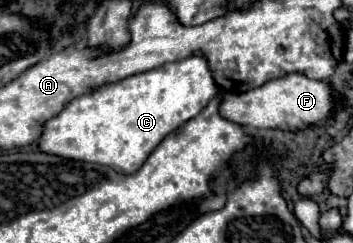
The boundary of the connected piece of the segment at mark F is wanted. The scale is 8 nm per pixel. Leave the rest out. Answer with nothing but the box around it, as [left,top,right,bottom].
[220,74,334,130]

